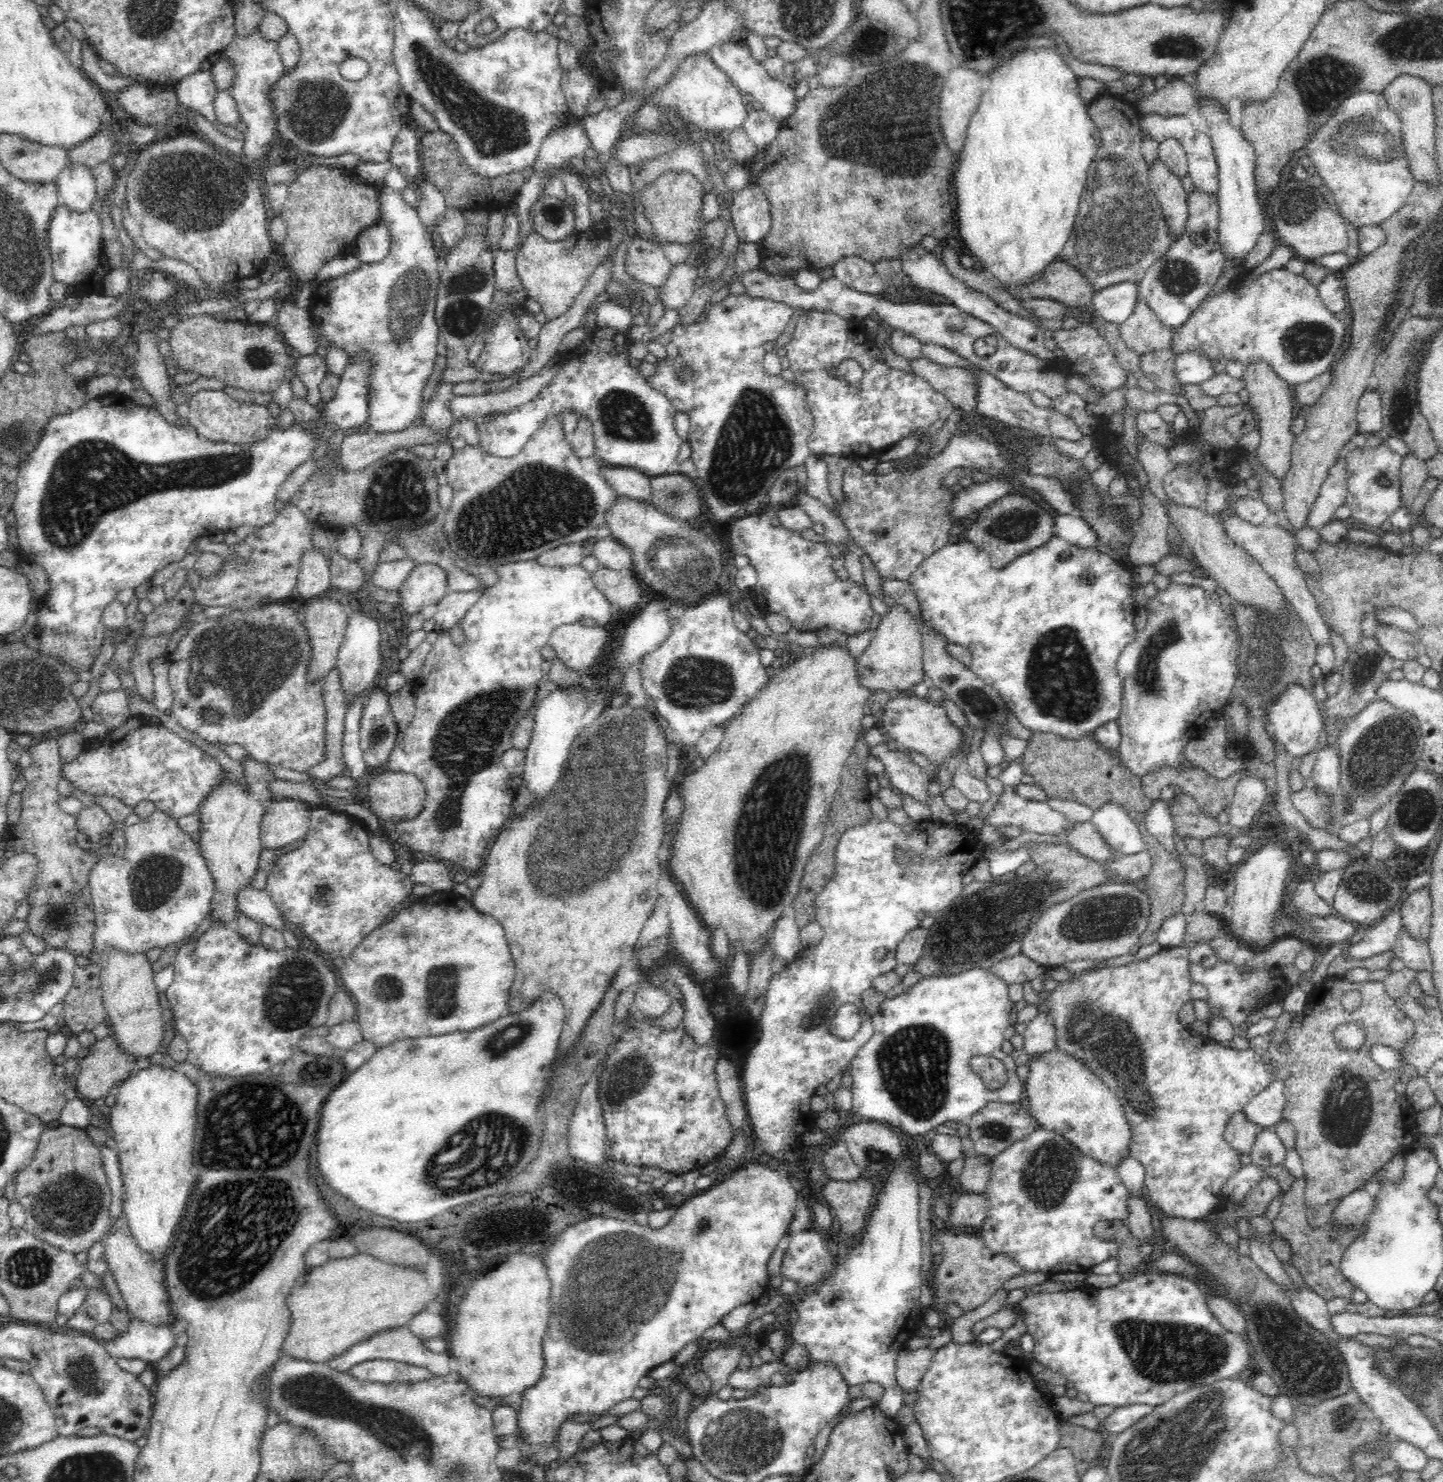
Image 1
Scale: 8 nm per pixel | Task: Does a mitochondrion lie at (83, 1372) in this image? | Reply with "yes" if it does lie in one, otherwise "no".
yes

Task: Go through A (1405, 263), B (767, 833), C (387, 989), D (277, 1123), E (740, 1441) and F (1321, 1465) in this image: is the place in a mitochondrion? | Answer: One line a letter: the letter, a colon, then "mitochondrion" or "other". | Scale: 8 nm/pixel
A: mitochondrion
B: mitochondrion
C: mitochondrion
D: mitochondrion
E: mitochondrion
F: other

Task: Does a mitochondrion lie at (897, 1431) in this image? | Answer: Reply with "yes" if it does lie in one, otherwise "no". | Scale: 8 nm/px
no

